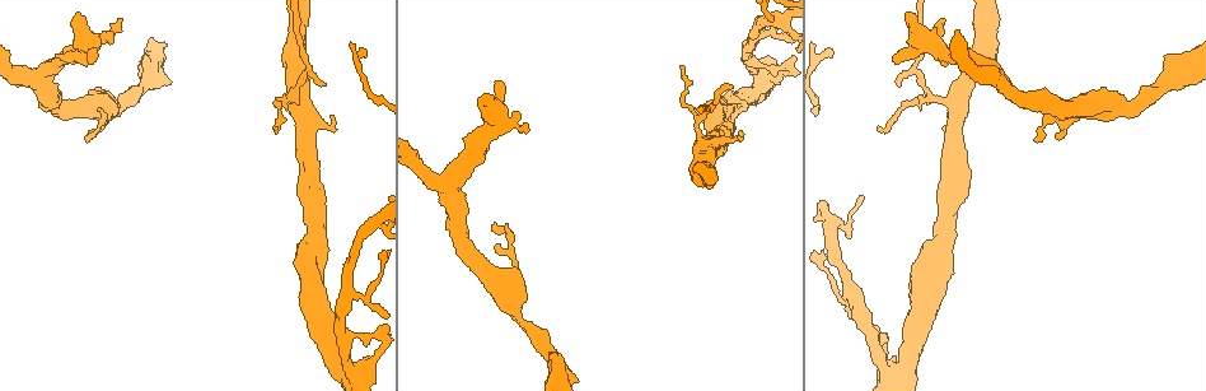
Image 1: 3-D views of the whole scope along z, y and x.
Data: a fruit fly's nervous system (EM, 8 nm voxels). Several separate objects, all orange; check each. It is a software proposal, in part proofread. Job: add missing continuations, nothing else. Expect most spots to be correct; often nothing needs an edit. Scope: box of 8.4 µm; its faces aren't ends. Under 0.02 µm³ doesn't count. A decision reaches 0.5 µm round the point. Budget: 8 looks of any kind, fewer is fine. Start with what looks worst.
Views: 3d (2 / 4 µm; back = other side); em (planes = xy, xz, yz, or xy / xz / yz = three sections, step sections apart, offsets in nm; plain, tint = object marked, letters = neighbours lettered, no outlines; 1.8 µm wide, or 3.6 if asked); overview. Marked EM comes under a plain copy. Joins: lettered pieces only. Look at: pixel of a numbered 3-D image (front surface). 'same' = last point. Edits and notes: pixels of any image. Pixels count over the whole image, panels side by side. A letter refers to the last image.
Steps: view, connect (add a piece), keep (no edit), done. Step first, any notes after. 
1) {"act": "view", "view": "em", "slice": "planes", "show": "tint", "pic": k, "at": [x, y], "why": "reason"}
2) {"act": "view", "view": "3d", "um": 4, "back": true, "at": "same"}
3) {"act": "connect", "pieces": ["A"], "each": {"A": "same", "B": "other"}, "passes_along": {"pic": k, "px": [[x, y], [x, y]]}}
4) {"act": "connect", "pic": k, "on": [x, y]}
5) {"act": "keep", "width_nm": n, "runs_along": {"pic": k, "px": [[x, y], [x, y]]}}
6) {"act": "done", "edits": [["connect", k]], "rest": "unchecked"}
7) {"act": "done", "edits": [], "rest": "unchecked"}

{"act": "view", "view": "3d", "um": 4, "pic": 1, "at": [760, 86], "why": "calibre changes"}

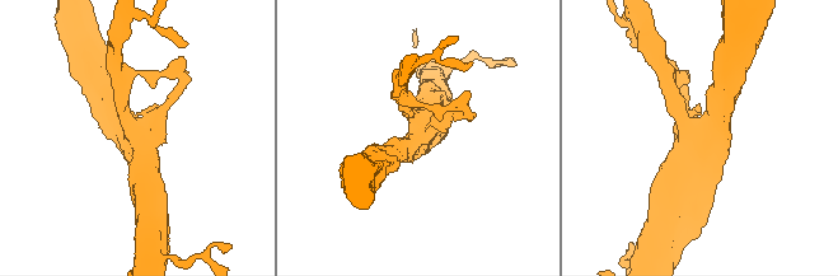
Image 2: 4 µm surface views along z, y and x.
{"act": "view", "view": "em", "slice": "yz", "step": 16, "show": "tint", "pic": 2, "at": [130, 128], "why": "shape alone is not enough"}

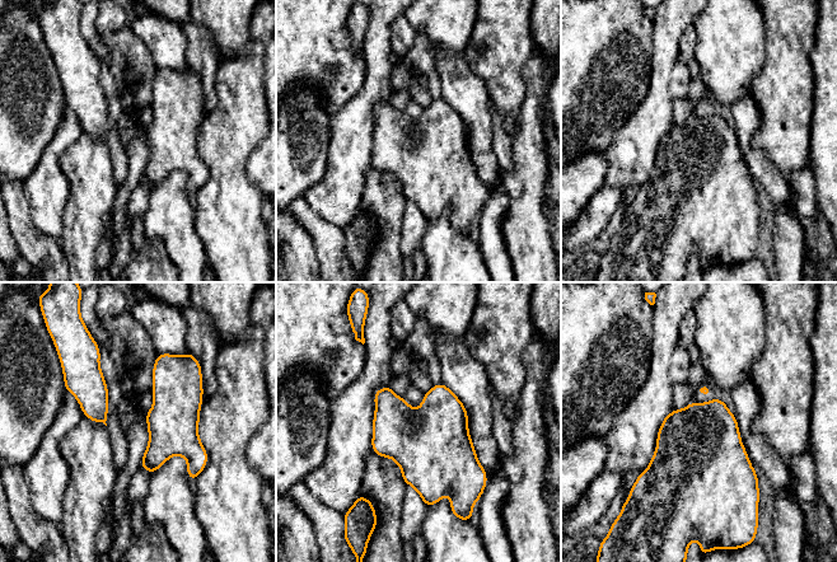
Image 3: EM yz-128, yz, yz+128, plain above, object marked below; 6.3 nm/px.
{"act": "view", "view": "em", "slice": "xy", "step": 16, "show": "letters", "at": "same", "why": "cut it another way"}

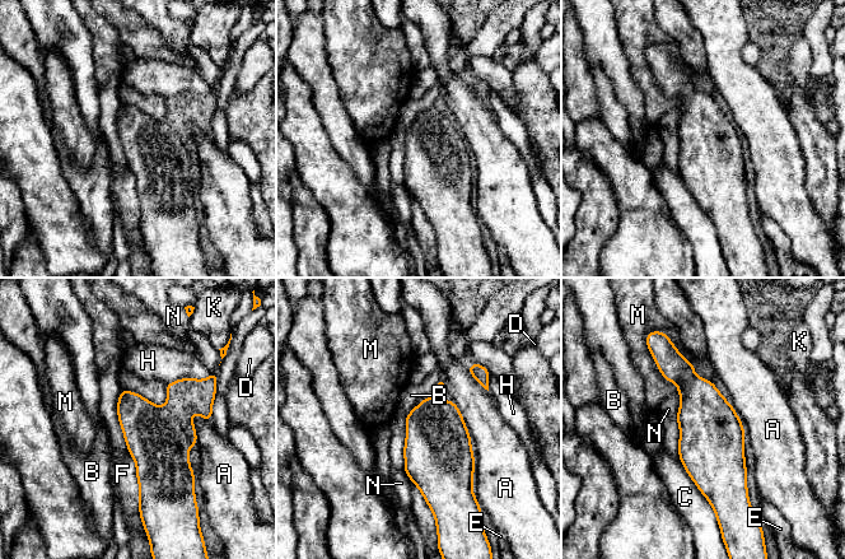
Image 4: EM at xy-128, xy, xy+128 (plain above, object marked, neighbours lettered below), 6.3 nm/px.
{"act": "keep", "longest_contact_nm": ["N", 420], "each": {"A": "other", "B": "other", "C": "other", "D": "other", "E": "other", "F": "other", "H": "other", "K": "other", "M": "other", "N": "other"}, "border": {"pic": 4, "px": [[433, 395], [425, 396], [405, 419]]}, "found": "no lettered piece goes on from it"}

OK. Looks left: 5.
{"act": "view", "view": "3d", "um": 4, "pic": 1, "at": [740, 137], "why": "free end"}

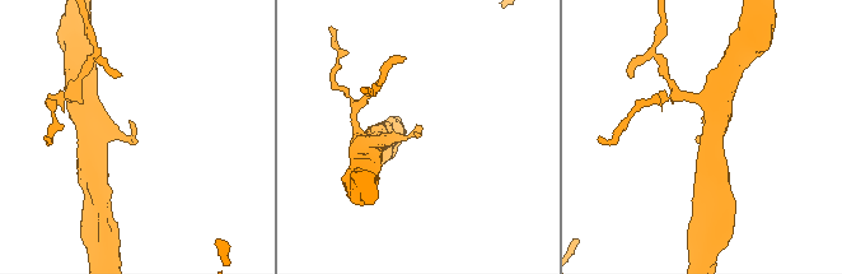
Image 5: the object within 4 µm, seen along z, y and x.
{"act": "view", "view": "em", "slice": "xy", "step": 4, "show": "tint", "pic": 5, "at": [418, 130]}

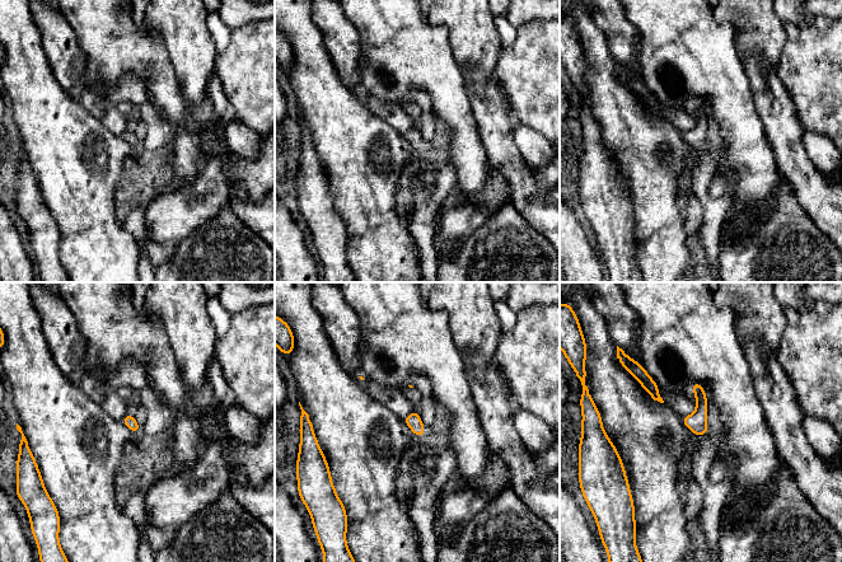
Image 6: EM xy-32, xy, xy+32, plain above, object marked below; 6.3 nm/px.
{"act": "view", "view": "em", "slice": "planes", "show": "letters", "at": "same", "why": "another direction"}

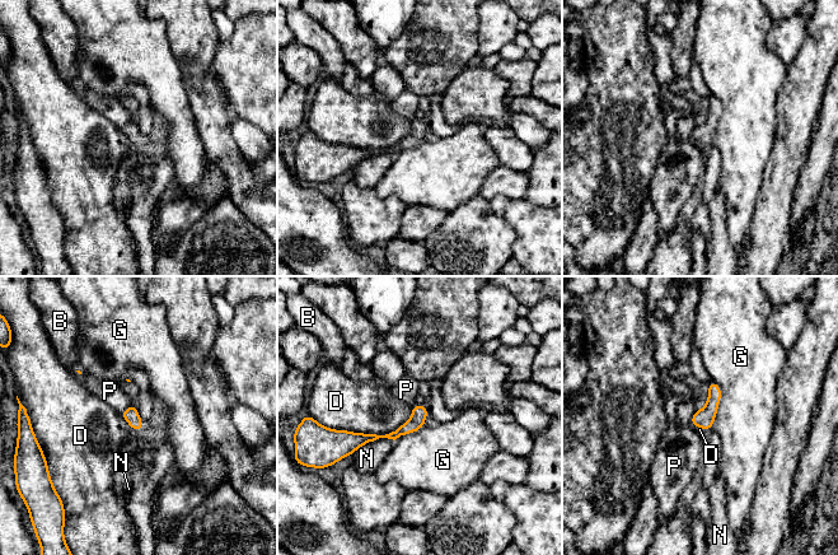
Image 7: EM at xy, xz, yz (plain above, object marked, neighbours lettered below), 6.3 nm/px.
{"act": "keep", "each": {"B": "other", "D": "other", "G": "other", "N": "other", "P": "other"}, "runs_along": {"pic": 7, "px": [[424, 409], [393, 435], [345, 433]]}, "found": "none of them fits"}

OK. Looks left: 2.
{"act": "view", "view": "em", "um": 3.6, "slice": "planes", "show": "letters", "pic": 1, "at": [496, 245], "why": "thin end"}

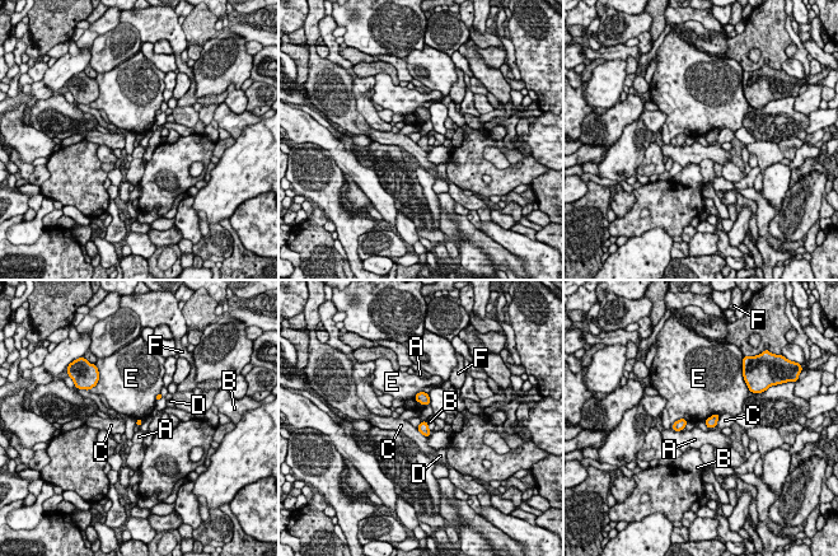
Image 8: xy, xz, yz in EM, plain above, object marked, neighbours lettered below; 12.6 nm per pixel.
{"act": "keep", "width_nm": 70, "each": {"A": "other", "B": "other", "C": "other", "D": "other", "E": "other", "F": "other"}, "found": "no lettered piece goes on from it"}

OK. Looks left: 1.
{"act": "done", "edits": [], "rest": "unchecked"}

